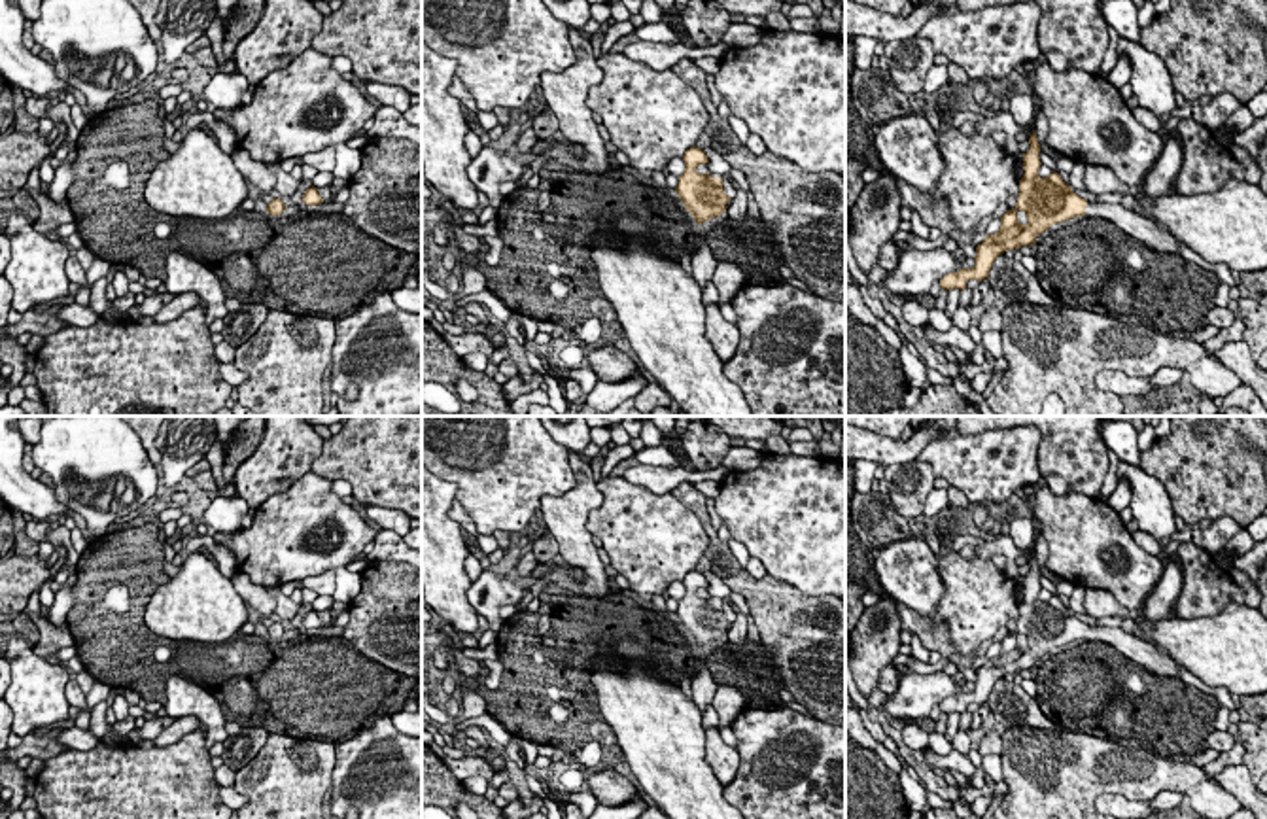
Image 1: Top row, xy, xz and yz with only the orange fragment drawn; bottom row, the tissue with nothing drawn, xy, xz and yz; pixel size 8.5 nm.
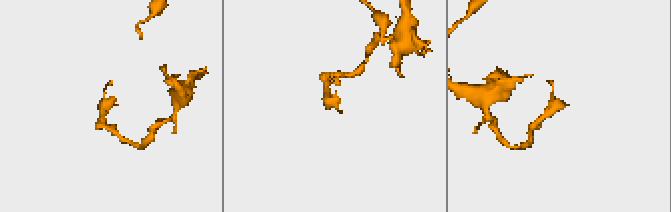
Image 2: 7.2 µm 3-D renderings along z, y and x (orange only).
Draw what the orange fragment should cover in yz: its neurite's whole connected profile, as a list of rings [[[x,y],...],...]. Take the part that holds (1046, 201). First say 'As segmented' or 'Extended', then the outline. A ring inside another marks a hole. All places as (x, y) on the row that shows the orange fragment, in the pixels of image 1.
Extended. [[[1036,131],[1029,138],[1029,151],[1023,153],[1023,178],[1019,180],[1019,195],[1014,210],[1006,210],[1000,218],[1000,229],[985,235],[976,248],[976,265],[949,272],[940,280],[942,289],[964,289],[968,280],[985,280],[995,259],[1021,246],[1033,246],[1036,238],[1051,225],[1068,221],[1070,218],[1102,218],[1112,221],[1123,233],[1140,240],[1148,250],[1165,253],[1180,253],[1176,238],[1155,227],[1154,221],[1127,210],[1121,202],[1089,202],[1078,197],[1057,172],[1048,178],[1038,176],[1040,144]]]

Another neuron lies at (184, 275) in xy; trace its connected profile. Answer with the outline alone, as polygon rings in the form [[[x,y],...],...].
[[[172,252],[166,257],[166,291],[172,295],[193,291],[206,303],[206,325],[227,316],[225,293],[219,278],[202,263]]]

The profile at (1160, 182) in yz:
[[[1167,131],[1165,148],[1146,174],[1144,183],[1140,187],[1140,195],[1148,199],[1159,199],[1174,193],[1174,182],[1182,166],[1182,144],[1176,138],[1174,131]]]

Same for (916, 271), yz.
[[[908,250],[898,252],[896,267],[887,272],[883,286],[893,295],[917,297],[930,295],[930,286],[949,272],[961,270],[961,263],[951,252],[934,250]]]

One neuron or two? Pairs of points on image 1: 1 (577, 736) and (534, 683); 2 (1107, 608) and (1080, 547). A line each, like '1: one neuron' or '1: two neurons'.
1: one neuron
2: two neurons

